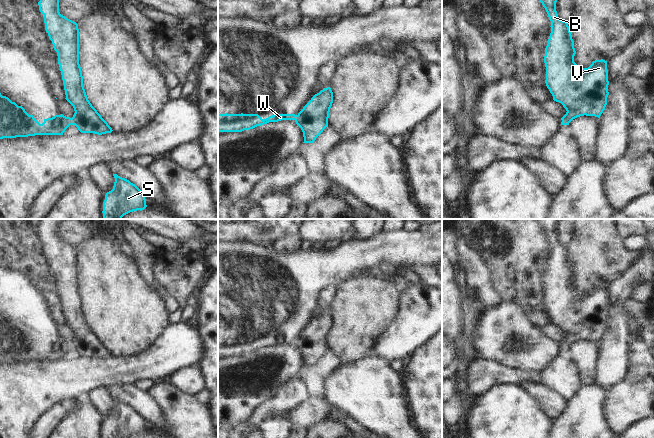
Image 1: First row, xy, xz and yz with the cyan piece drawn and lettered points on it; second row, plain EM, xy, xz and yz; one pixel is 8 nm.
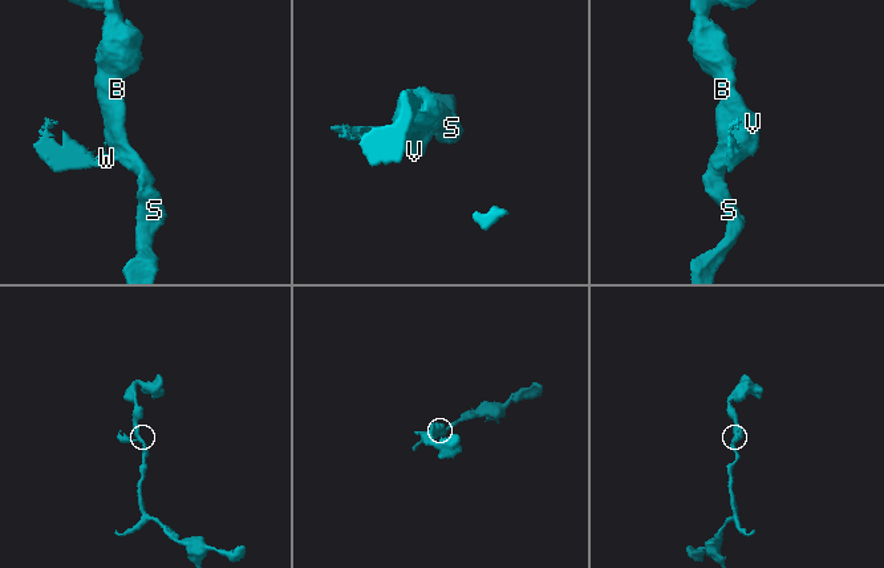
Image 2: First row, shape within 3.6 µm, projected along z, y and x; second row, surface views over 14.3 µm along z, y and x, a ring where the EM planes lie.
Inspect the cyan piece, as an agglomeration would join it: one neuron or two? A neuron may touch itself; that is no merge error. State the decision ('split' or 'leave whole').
split

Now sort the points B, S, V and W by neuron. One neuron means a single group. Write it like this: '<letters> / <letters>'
B S V / W

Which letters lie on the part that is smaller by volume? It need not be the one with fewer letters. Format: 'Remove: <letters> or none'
Remove: W

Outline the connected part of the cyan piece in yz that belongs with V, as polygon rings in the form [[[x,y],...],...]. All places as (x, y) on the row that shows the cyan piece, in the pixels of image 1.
[[[540,0],[551,21],[551,33],[545,48],[544,63],[546,67],[546,86],[553,96],[566,109],[566,114],[561,118],[565,125],[580,116],[595,116],[600,118],[607,105],[608,70],[607,61],[595,60],[588,68],[580,68],[574,62],[576,54],[574,41],[567,21],[562,21],[556,11],[557,0]]]

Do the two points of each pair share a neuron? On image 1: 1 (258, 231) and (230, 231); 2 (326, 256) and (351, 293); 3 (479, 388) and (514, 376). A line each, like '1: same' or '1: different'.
1: same
2: different
3: same

